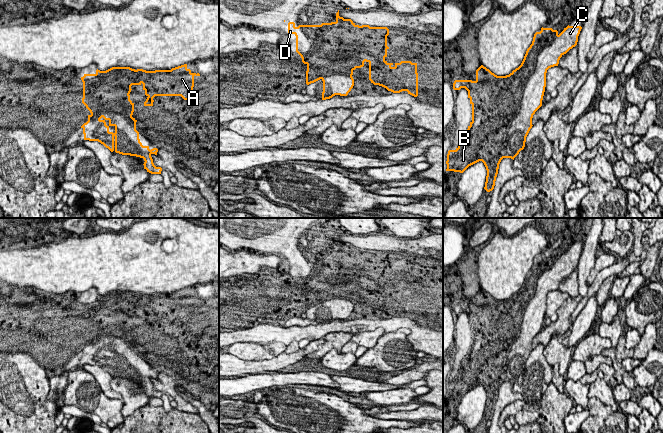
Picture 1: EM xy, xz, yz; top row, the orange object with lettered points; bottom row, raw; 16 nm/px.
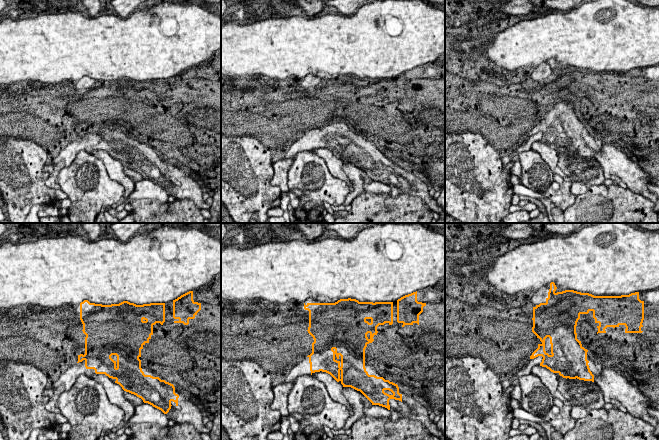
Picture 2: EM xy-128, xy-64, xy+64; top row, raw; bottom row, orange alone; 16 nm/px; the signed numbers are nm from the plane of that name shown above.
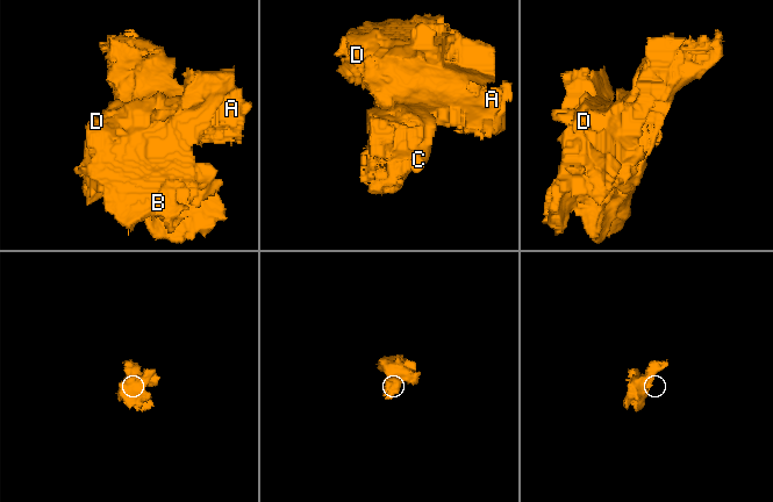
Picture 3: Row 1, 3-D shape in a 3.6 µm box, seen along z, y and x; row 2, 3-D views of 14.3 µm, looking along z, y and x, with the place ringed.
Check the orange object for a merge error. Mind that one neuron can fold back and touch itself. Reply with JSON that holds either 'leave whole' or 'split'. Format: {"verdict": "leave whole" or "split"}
{"verdict": "leave whole"}

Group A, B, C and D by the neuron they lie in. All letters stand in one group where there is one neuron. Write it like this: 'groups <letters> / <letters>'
groups A B C D

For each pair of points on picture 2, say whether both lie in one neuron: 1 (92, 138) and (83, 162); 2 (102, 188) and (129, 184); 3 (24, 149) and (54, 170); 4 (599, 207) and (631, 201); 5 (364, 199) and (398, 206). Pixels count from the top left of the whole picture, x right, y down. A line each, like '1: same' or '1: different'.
1: different
2: different
3: different
4: same
5: same

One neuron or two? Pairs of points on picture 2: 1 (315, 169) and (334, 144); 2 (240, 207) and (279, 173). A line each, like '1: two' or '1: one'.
1: two
2: two

